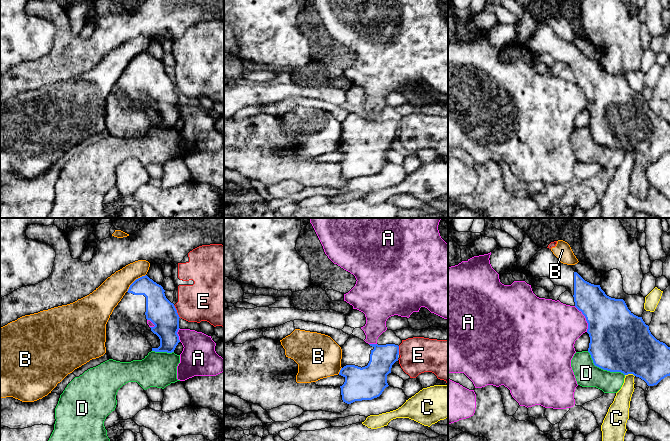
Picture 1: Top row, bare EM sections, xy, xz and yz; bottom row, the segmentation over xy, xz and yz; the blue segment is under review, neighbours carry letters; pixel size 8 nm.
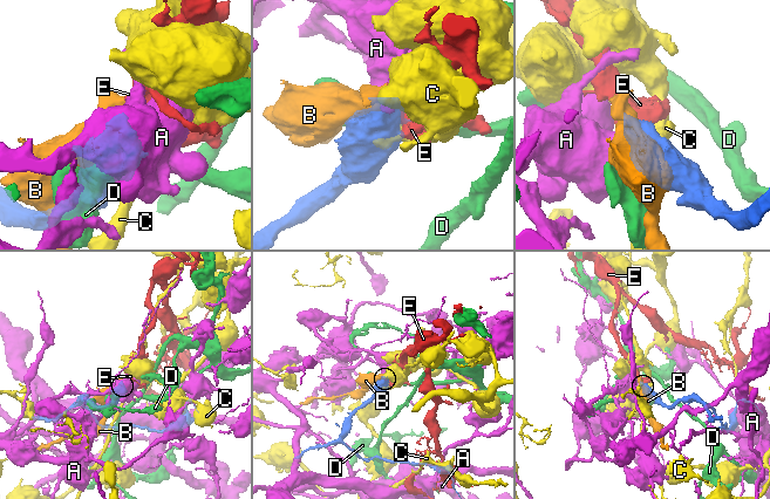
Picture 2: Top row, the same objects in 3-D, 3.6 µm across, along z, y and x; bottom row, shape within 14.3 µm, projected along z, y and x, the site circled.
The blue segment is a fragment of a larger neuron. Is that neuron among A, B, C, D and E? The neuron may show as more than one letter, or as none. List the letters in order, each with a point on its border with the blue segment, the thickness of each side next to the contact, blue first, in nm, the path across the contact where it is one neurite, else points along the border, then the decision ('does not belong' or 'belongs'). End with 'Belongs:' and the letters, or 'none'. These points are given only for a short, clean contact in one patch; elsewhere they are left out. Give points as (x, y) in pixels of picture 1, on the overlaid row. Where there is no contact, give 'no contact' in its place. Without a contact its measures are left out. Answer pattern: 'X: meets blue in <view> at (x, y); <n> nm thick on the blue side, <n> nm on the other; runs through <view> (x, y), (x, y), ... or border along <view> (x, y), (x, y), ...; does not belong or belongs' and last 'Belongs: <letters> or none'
A: meets blue in yz at (585, 317); 400 nm thick on the blue side, 380 nm on the other; does not belong
B: meets blue in xy at (134, 281); 180 nm thick on the blue side, 200 nm on the other; does not belong
C: meets blue in yz at (630, 373); 460 nm thick on the blue side, 130 nm on the other; border along yz (625, 374), (632, 374), (634, 376); does not belong
D: meets blue in yz at (603, 369); 460 nm thick on the blue side, 190 nm on the other; does not belong
E: meets blue in xy at (176, 311); 220 nm thick on the blue side, 320 nm on the other; border along xy (173, 305), (180, 317); does not belong
Belongs: none

